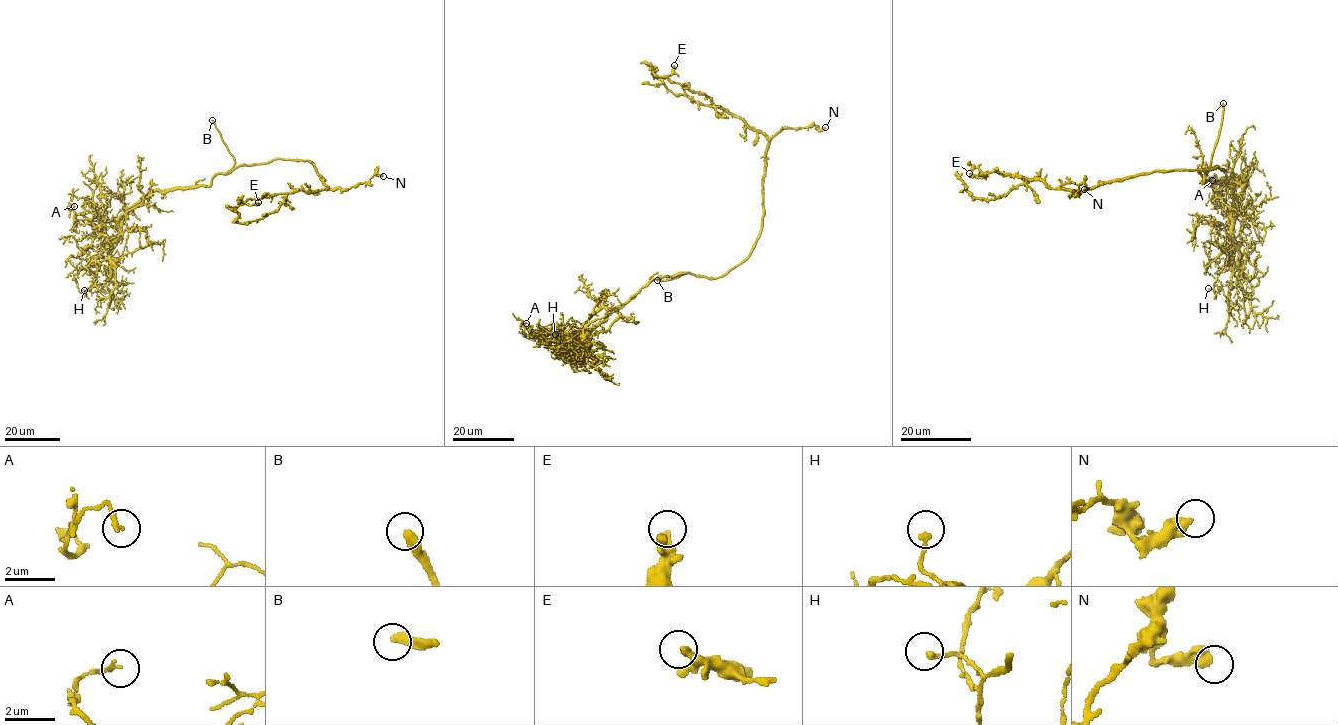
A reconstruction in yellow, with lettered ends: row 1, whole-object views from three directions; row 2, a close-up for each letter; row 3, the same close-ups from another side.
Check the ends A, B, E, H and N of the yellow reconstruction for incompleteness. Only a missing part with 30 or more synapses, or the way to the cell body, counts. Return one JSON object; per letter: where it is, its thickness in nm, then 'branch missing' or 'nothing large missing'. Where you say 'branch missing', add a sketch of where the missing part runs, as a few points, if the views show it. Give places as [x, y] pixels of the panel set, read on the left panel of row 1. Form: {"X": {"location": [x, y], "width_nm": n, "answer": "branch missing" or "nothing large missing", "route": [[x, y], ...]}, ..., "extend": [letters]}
{"A": {"location": [74, 206], "width_nm": 180, "answer": "nothing large missing"}, "B": {"location": [212, 120], "width_nm": 360, "answer": "branch missing", "route": [[212, 120], [200, 93], [166, 61], [136, 47], [106, 42], [97, 34]]}, "E": {"location": [258, 202], "width_nm": 360, "answer": "nothing large missing"}, "H": {"location": [84, 290], "width_nm": 220, "answer": "nothing large missing"}, "N": {"location": [383, 176], "width_nm": 400, "answer": "nothing large missing"}, "extend": ["B"]}

